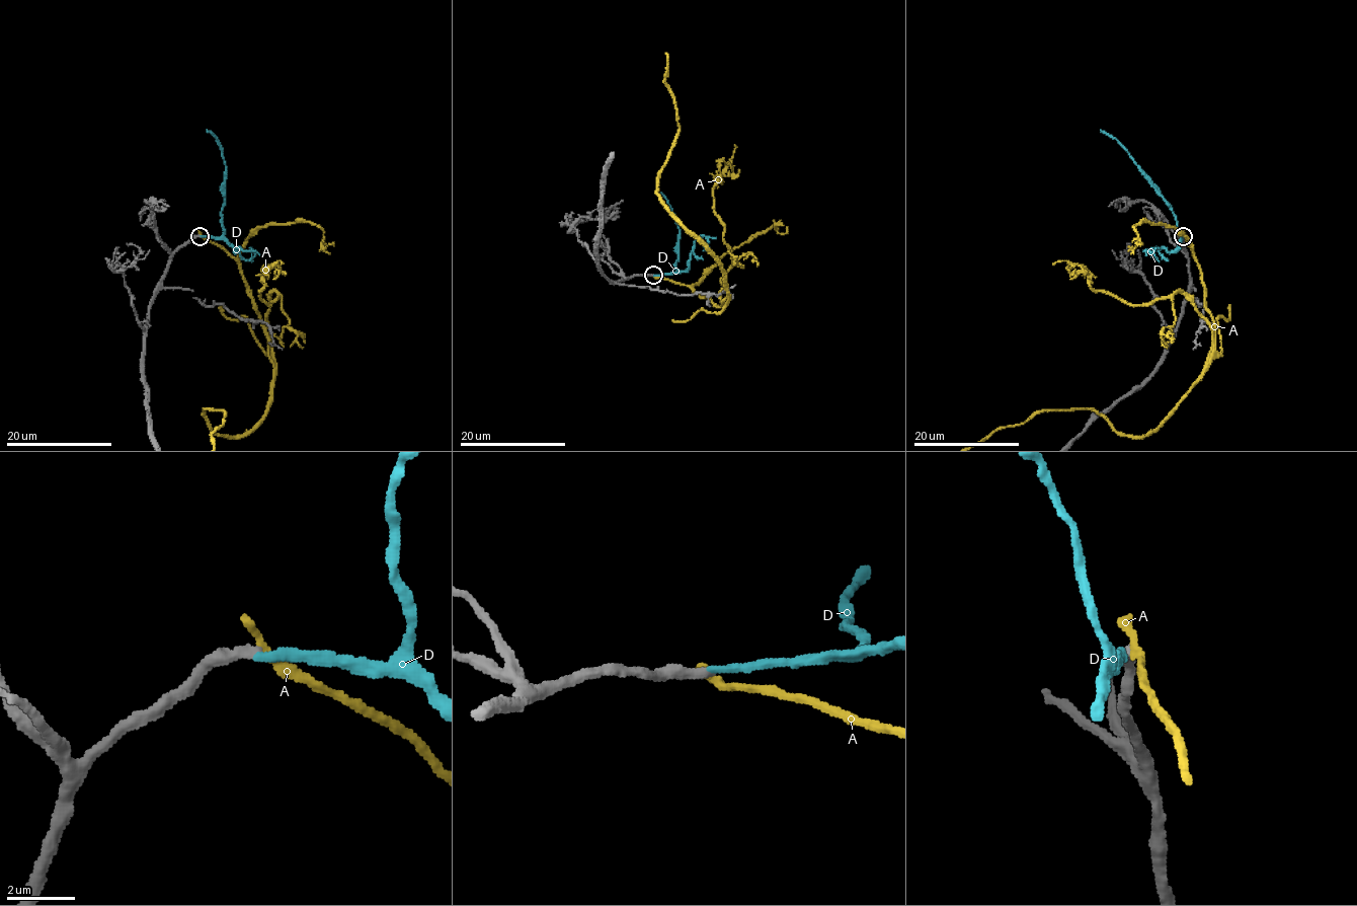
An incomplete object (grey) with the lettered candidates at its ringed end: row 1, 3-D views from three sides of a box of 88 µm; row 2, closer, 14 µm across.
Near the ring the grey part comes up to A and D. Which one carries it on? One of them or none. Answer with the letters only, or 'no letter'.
D

